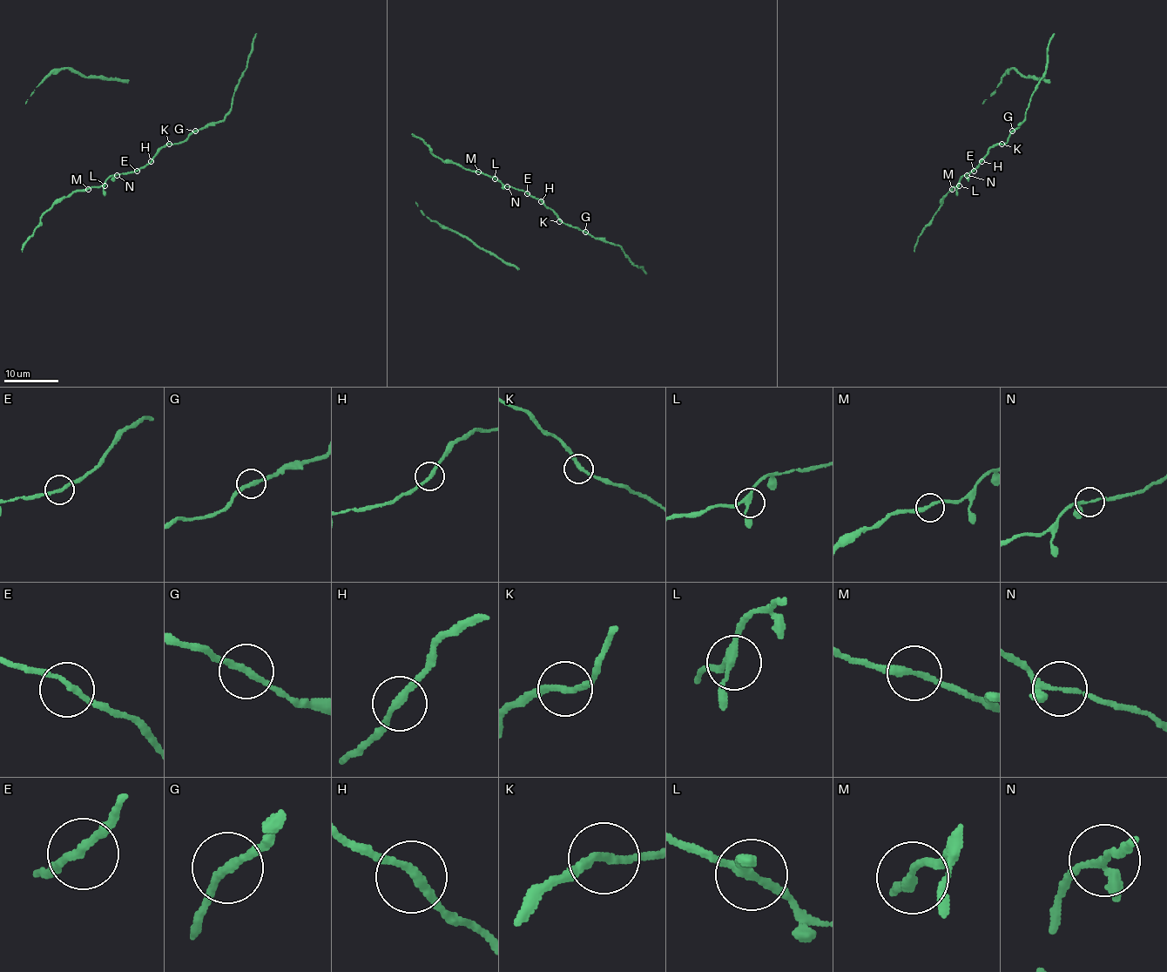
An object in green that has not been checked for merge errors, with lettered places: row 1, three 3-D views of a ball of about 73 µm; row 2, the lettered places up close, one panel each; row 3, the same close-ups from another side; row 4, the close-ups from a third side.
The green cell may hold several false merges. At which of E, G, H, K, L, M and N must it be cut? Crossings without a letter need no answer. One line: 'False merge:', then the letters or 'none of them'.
False merge: G

